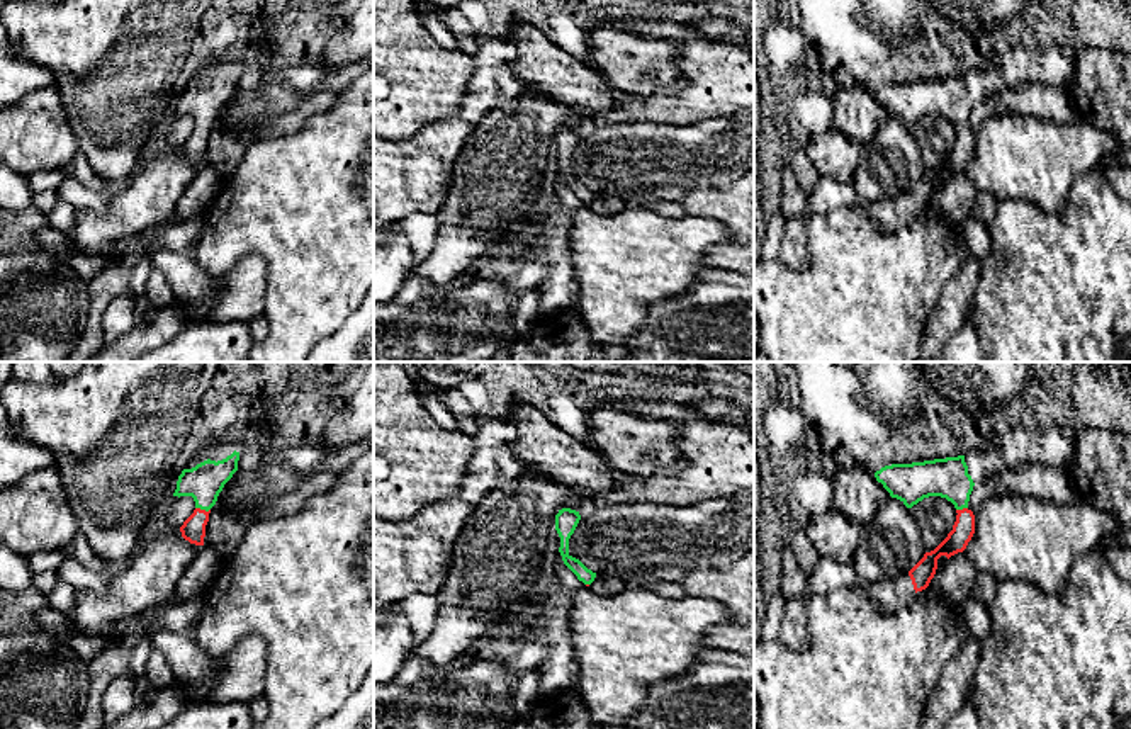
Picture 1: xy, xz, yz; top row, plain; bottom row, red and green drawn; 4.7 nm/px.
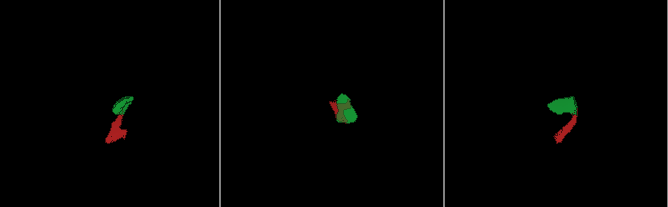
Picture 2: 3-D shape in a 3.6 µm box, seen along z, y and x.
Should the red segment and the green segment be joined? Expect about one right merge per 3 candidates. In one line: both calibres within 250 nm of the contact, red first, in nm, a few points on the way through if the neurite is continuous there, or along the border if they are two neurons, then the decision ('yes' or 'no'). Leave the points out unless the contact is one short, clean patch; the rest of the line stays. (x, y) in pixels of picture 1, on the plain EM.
calibres 110 and 170 nm; way xy (194, 146), (202, 129), (204, 101); yes

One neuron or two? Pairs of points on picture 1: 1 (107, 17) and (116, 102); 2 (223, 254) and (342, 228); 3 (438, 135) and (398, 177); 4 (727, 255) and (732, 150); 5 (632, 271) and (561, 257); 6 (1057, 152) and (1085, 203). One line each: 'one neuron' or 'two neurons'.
1: one neuron
2: one neuron
3: one neuron
4: two neurons
5: two neurons
6: two neurons

